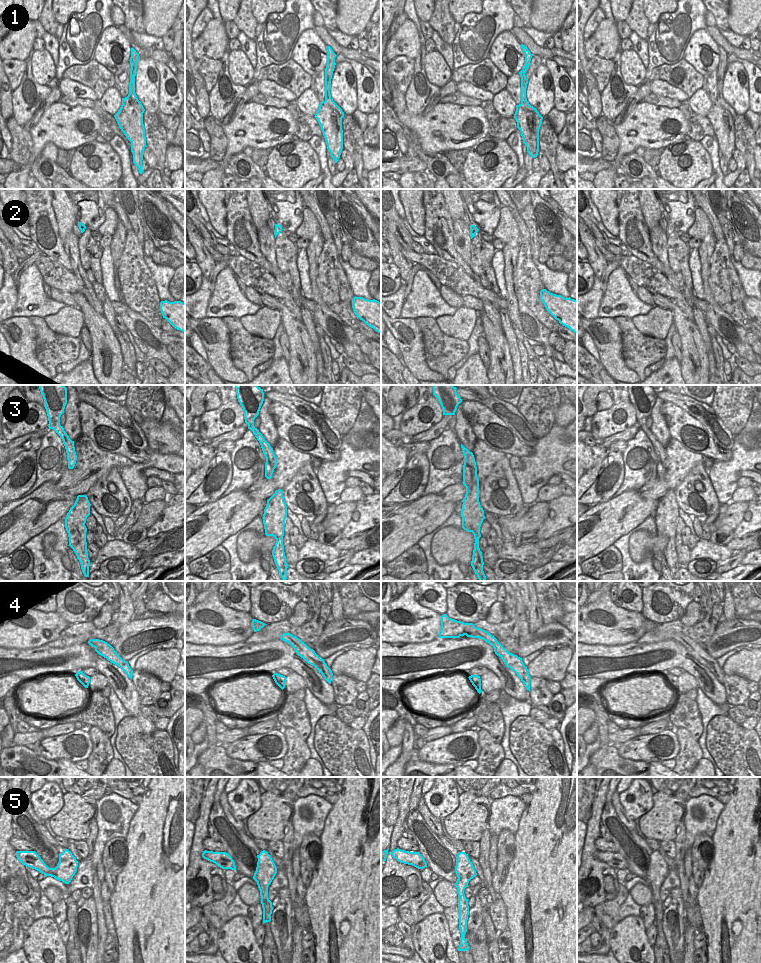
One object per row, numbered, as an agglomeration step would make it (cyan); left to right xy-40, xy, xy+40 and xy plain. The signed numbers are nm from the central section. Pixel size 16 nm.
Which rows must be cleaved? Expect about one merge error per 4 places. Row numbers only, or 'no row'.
1

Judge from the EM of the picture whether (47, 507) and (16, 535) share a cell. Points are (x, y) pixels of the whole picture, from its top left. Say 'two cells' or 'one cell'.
one cell

